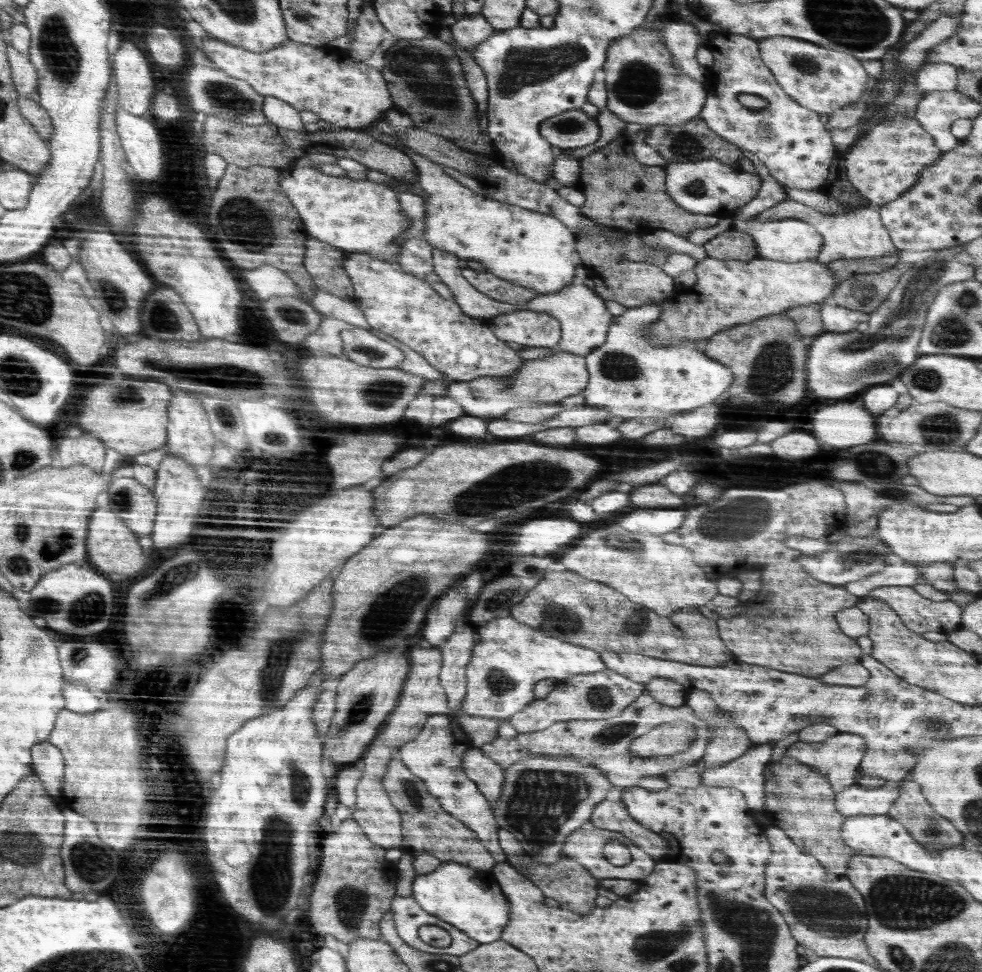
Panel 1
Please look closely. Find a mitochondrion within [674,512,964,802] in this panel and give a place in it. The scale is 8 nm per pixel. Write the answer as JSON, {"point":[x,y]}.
{"point":[860,556]}

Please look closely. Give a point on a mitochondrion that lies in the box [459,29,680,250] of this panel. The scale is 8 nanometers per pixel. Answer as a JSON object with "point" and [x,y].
{"point":[523,65]}

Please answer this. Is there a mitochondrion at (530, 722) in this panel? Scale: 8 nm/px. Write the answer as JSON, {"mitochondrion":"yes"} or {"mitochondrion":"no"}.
{"mitochondrion":"no"}

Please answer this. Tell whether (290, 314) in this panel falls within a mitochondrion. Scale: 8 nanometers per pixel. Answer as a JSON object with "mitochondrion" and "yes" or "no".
{"mitochondrion":"yes"}

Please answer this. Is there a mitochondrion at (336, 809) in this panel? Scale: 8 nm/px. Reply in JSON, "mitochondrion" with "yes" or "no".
{"mitochondrion":"no"}

